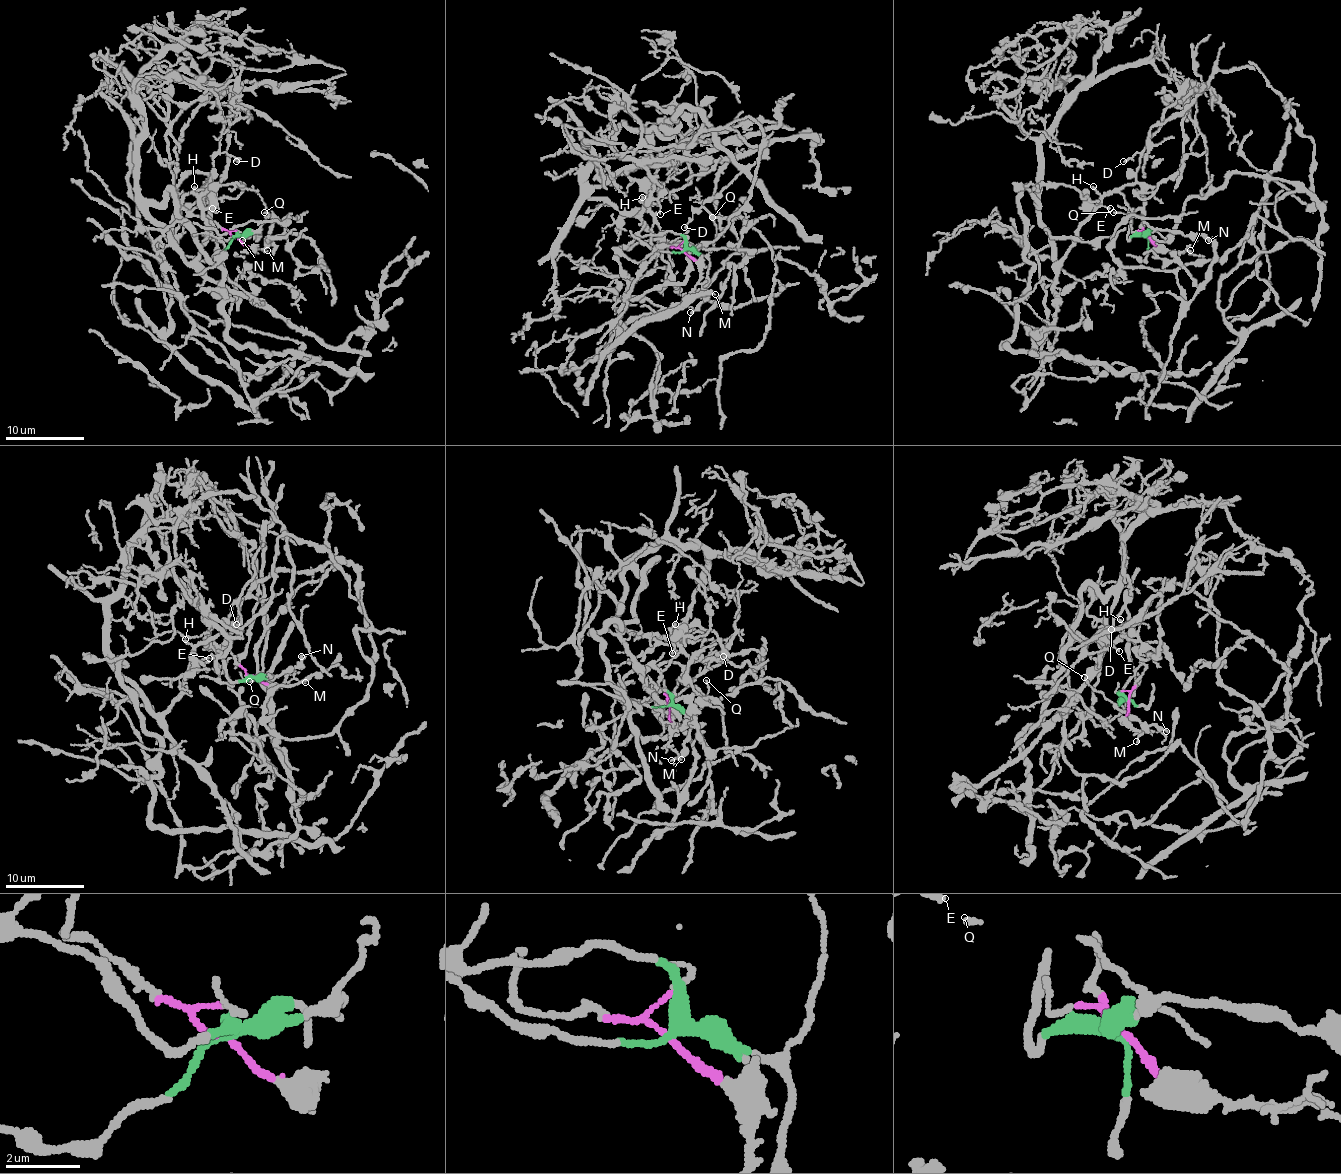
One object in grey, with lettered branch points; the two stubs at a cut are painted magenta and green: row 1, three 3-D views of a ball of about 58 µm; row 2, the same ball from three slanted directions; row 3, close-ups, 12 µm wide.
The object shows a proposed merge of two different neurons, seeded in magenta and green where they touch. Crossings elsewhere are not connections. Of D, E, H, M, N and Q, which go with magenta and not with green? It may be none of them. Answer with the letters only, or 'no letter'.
D, E, H, M

